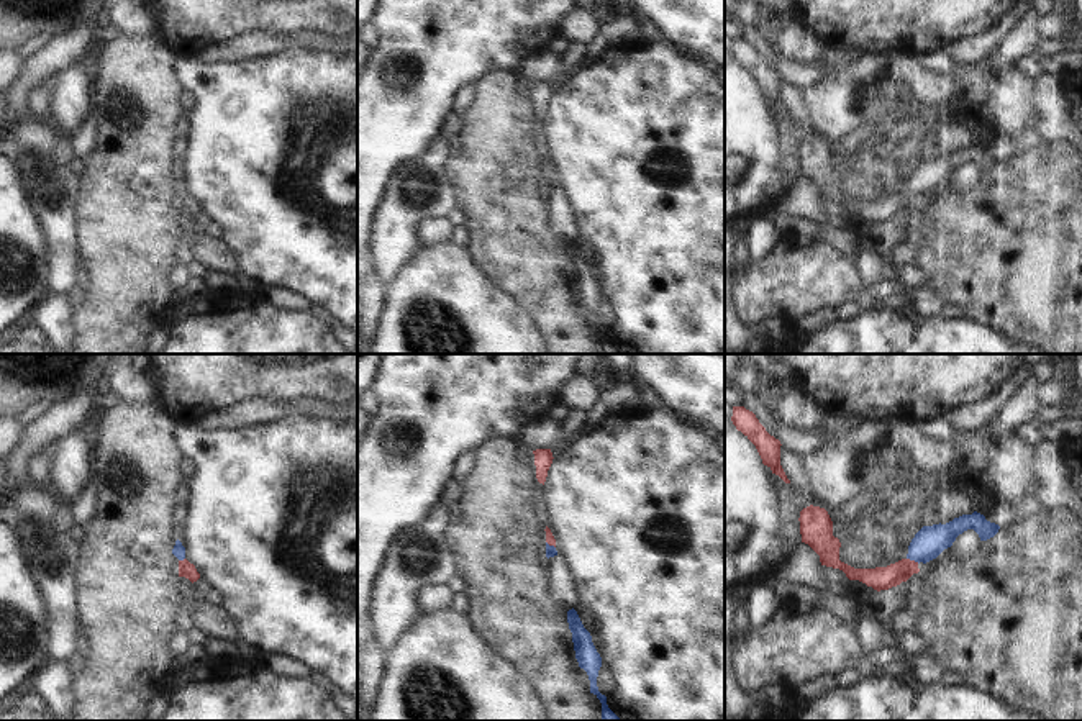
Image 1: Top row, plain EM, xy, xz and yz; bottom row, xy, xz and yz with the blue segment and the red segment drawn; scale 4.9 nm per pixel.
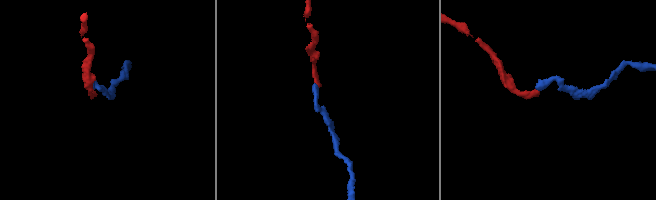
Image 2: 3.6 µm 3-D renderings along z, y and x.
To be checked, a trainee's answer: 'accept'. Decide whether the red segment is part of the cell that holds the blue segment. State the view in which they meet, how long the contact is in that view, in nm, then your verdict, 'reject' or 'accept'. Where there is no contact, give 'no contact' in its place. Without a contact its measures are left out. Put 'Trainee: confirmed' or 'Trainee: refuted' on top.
Trainee: confirmed
meets blue in yz; contact 70 nm long; accept

